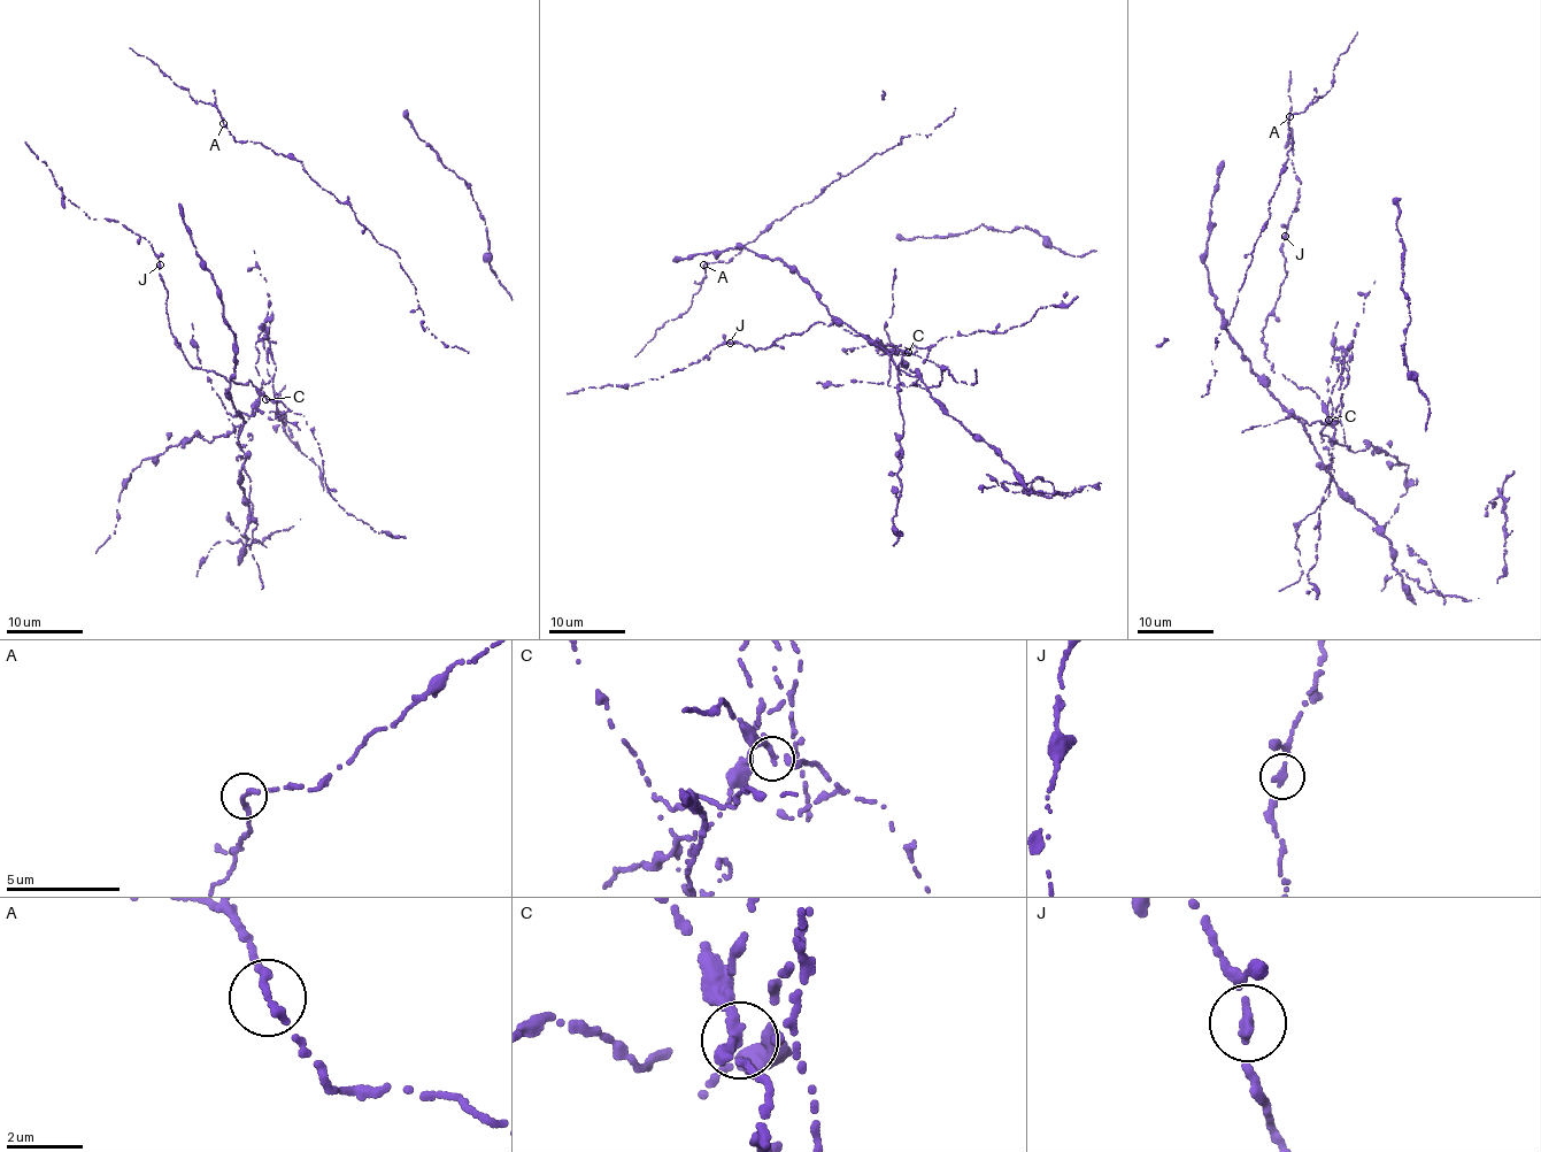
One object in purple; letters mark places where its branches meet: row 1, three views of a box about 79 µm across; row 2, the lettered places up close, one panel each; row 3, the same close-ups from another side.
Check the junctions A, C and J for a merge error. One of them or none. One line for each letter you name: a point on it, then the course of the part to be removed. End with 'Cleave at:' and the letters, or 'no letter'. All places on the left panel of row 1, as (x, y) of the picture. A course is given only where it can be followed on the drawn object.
C: at (266, 399)
Cleave at: C

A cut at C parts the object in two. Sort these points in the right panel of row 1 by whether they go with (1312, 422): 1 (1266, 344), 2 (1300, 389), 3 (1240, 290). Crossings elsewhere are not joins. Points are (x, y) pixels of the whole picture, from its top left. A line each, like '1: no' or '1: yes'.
1: no
2: no
3: no

